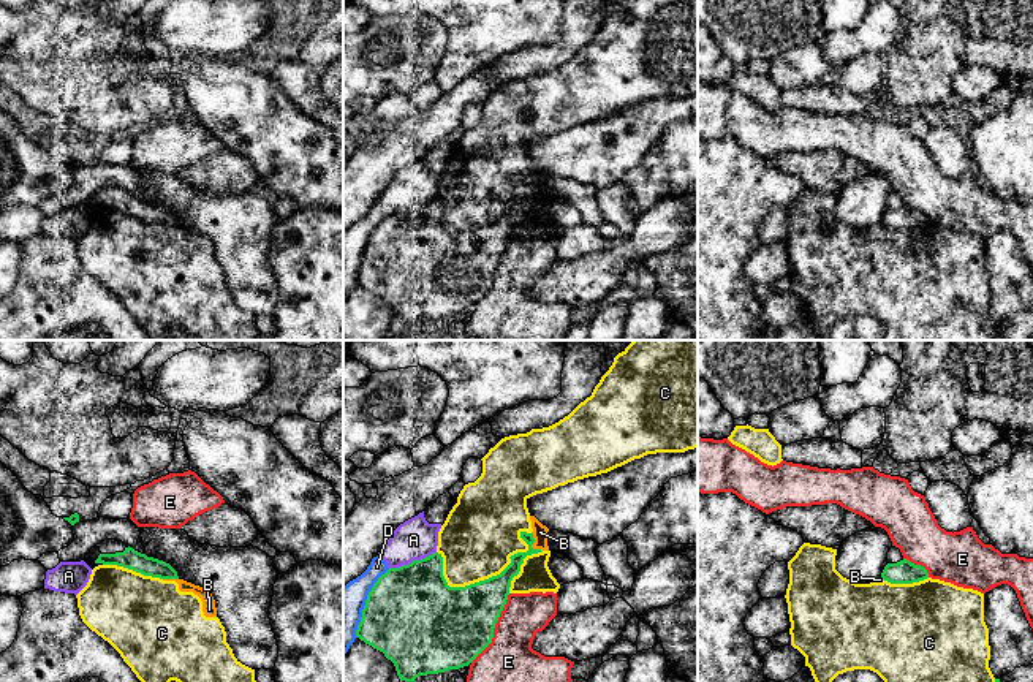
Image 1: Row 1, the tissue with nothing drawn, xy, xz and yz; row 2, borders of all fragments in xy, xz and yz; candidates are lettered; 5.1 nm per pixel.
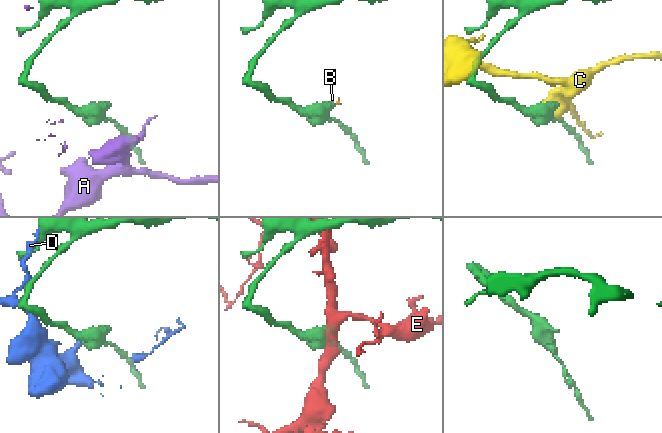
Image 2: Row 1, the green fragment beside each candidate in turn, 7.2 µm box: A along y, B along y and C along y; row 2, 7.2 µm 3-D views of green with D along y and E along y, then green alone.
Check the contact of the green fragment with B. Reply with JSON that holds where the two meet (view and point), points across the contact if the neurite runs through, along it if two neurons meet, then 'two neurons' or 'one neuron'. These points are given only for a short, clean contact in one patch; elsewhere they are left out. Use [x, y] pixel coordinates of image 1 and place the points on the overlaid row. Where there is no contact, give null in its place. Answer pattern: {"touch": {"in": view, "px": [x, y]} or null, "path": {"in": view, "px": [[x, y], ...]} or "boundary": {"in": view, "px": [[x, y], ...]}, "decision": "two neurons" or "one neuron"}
{"touch": {"in": "xz", "px": [532, 543]}, "boundary": {"in": "xz", "px": [[532, 532], [532, 546], [541, 551]]}, "decision": "two neurons"}

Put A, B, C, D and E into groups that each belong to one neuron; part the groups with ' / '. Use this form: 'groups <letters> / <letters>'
groups A D / B C / E

